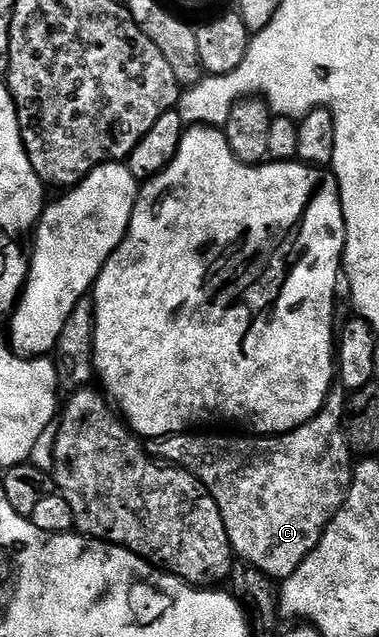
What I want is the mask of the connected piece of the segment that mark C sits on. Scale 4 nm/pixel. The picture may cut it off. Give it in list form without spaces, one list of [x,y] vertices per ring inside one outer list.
[[[332,389],[317,416],[287,434],[218,438],[211,434],[215,432],[188,432],[152,441],[149,449],[158,461],[181,466],[205,484],[217,508],[221,508],[231,549],[246,565],[257,567],[272,580],[282,580],[289,577],[313,552],[351,487],[353,451],[347,445],[347,433],[343,430],[343,412],[347,408],[348,397],[348,391]]]

